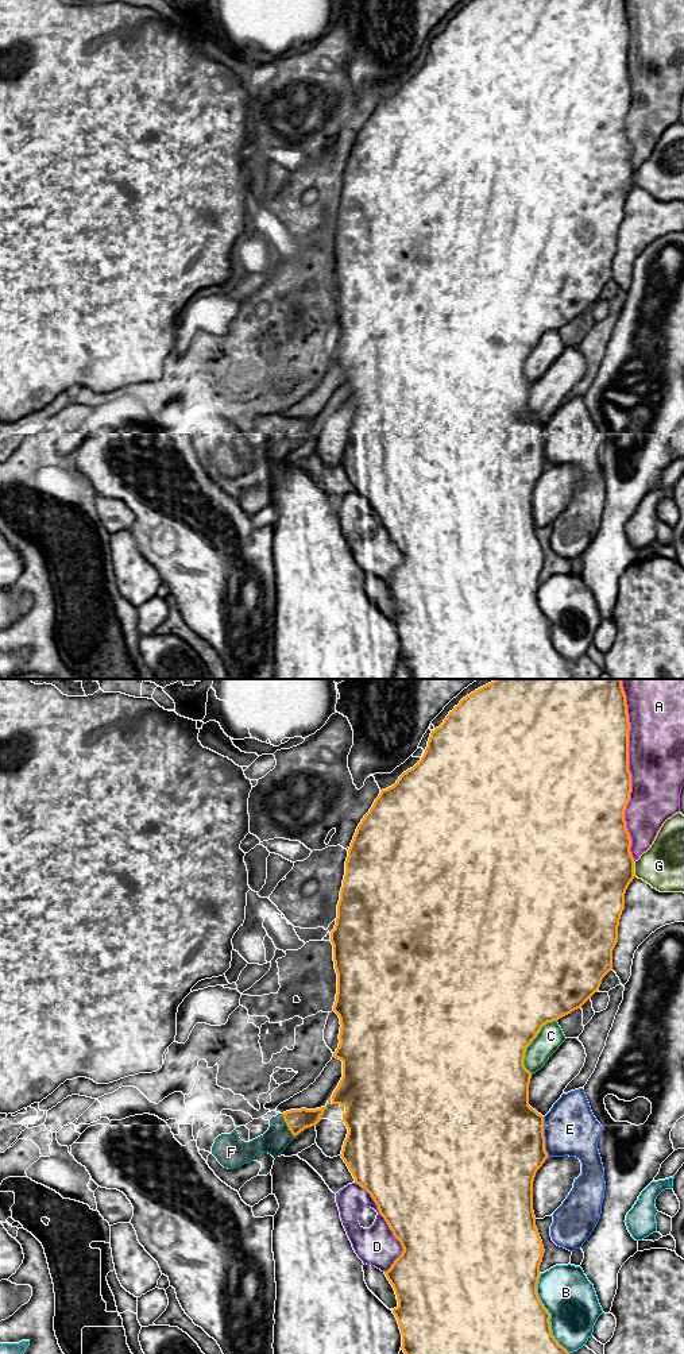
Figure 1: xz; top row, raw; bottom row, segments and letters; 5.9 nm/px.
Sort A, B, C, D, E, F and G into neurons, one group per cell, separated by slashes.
A / B / C / D / E / F / G

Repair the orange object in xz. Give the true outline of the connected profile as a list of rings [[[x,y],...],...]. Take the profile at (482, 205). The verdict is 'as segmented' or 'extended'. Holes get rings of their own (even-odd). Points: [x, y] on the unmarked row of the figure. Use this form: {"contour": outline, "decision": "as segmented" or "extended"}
{"contour": [[[474,0],[460,9],[457,15],[432,39],[428,55],[421,69],[403,81],[397,92],[382,99],[370,120],[359,132],[345,170],[345,184],[337,213],[335,238],[331,240],[333,270],[337,282],[337,302],[333,320],[340,327],[339,356],[333,366],[343,370],[343,386],[332,404],[332,413],[344,416],[343,429],[348,437],[343,454],[341,467],[352,482],[355,491],[364,497],[378,514],[379,522],[387,531],[394,545],[401,551],[403,560],[384,580],[393,594],[398,616],[391,618],[402,643],[402,659],[409,667],[413,679],[573,679],[569,661],[559,653],[552,644],[550,622],[537,602],[540,574],[544,555],[536,536],[533,520],[533,490],[537,479],[548,467],[544,445],[544,425],[529,414],[529,393],[532,382],[525,377],[525,360],[548,331],[580,317],[598,301],[603,286],[612,278],[612,259],[618,251],[618,235],[625,219],[625,202],[635,186],[634,167],[630,161],[631,147],[626,136],[625,119],[630,109],[631,82],[629,80],[629,23],[625,0]]], "decision": "as segmented"}

